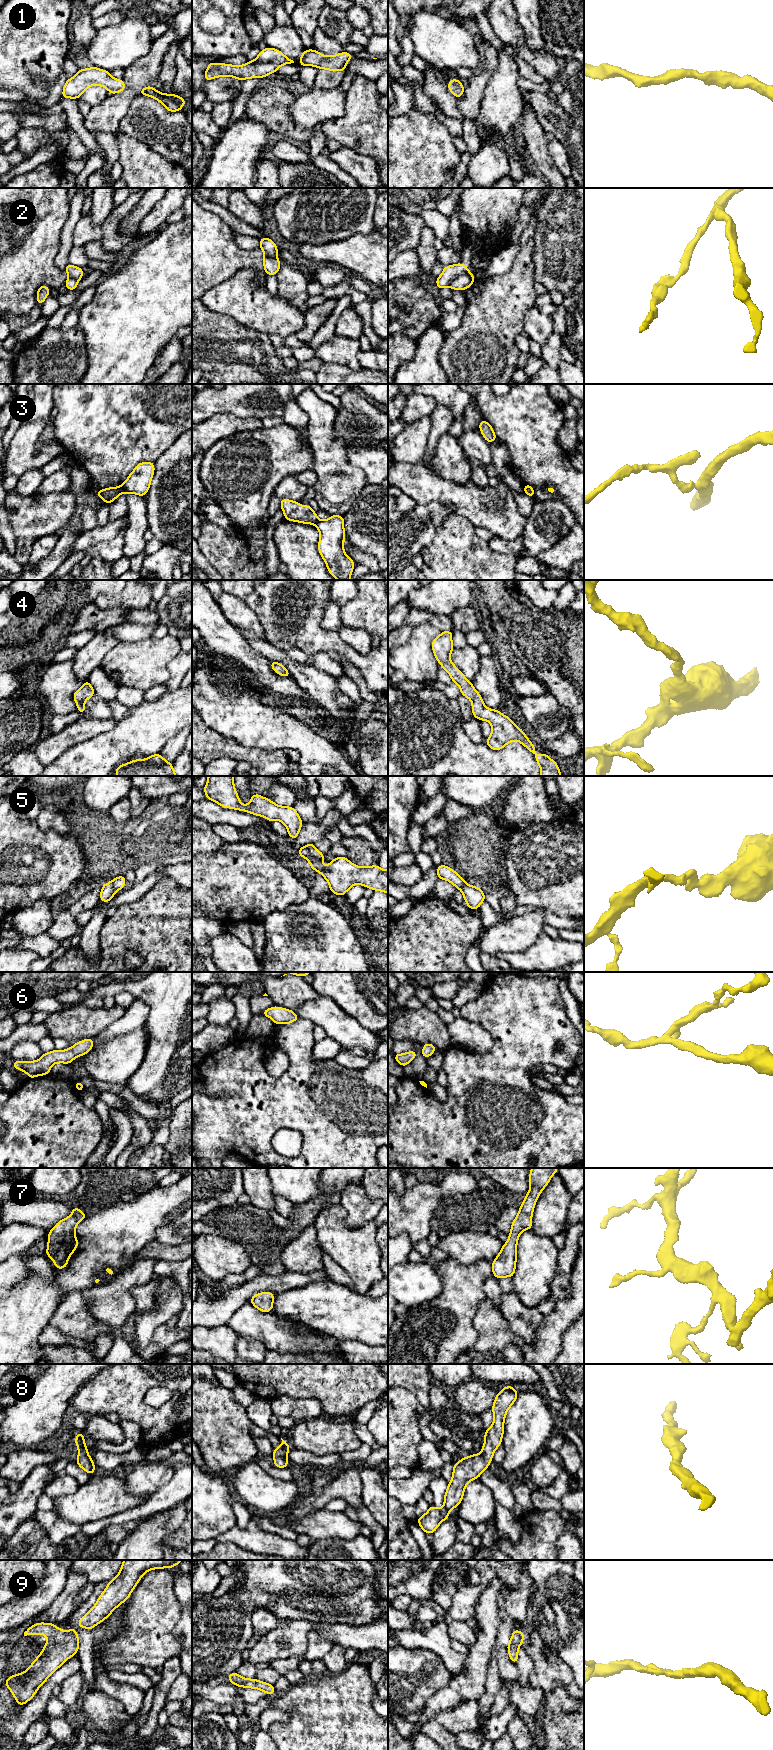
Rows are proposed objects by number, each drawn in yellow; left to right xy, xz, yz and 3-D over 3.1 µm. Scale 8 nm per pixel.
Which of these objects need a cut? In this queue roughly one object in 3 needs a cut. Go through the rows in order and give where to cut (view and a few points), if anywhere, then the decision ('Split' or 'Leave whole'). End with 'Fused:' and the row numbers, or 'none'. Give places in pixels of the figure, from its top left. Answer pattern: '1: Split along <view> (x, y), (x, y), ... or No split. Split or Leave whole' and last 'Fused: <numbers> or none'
1: No split. Leave whole
2: Split along yz (466, 271), (457, 276), (448, 285). Split
3: Split along xy (119, 487), (121, 492). Split
4: No split. Leave whole
5: Split along xz (305, 846), (313, 856), (321, 860). Split
6: No split. Leave whole
7: No split. Leave whole
8: No split. Leave whole
9: No split. Leave whole
Fused: 2, 3, 5

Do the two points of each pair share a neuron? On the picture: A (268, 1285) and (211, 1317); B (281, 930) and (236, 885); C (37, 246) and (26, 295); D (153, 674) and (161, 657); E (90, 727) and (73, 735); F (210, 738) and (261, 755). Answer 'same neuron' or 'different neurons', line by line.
A: same neuron
B: different neurons
C: same neuron
D: same neuron
E: same neuron
F: same neuron

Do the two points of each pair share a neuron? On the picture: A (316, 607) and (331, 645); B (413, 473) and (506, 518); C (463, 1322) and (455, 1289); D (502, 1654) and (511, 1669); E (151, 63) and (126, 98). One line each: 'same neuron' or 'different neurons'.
A: same neuron
B: same neuron
C: same neuron
D: same neuron
E: same neuron

